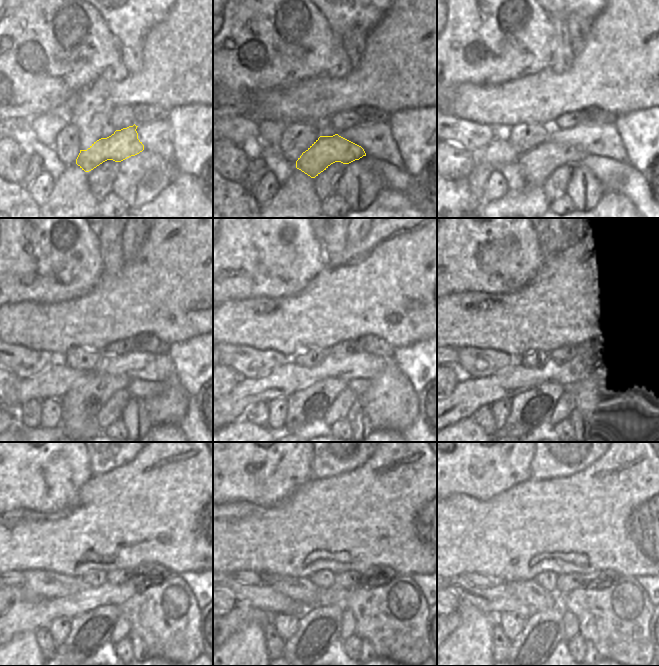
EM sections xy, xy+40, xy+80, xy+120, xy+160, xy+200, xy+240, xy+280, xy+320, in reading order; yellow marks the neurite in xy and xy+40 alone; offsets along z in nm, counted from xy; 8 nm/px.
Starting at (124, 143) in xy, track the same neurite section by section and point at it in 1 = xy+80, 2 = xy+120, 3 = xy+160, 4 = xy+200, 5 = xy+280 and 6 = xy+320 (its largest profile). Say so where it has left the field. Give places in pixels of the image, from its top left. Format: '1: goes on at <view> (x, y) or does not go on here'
1: goes on at xy+80 (537, 164)
2: goes on at xy+120 (81, 404)
3: goes on at xy+160 (311, 403)
4: goes on at xy+200 (530, 409)
5: goes on at xy+280 (317, 628)
6: goes on at xy+320 (542, 632)

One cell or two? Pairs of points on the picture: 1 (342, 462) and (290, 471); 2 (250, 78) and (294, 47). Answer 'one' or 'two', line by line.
1: two
2: one

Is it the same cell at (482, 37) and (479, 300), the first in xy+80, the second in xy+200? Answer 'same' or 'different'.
different

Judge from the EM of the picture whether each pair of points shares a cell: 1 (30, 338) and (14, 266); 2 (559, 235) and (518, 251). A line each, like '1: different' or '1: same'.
1: different
2: different

